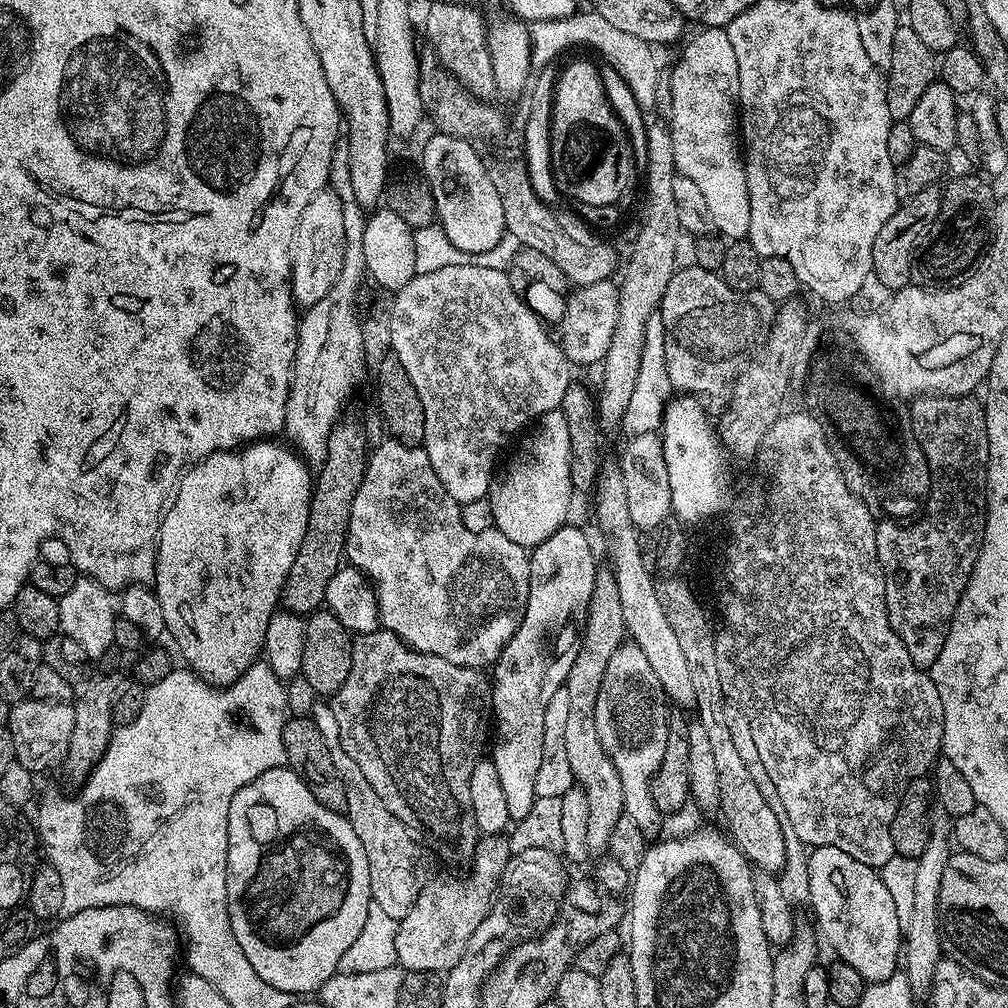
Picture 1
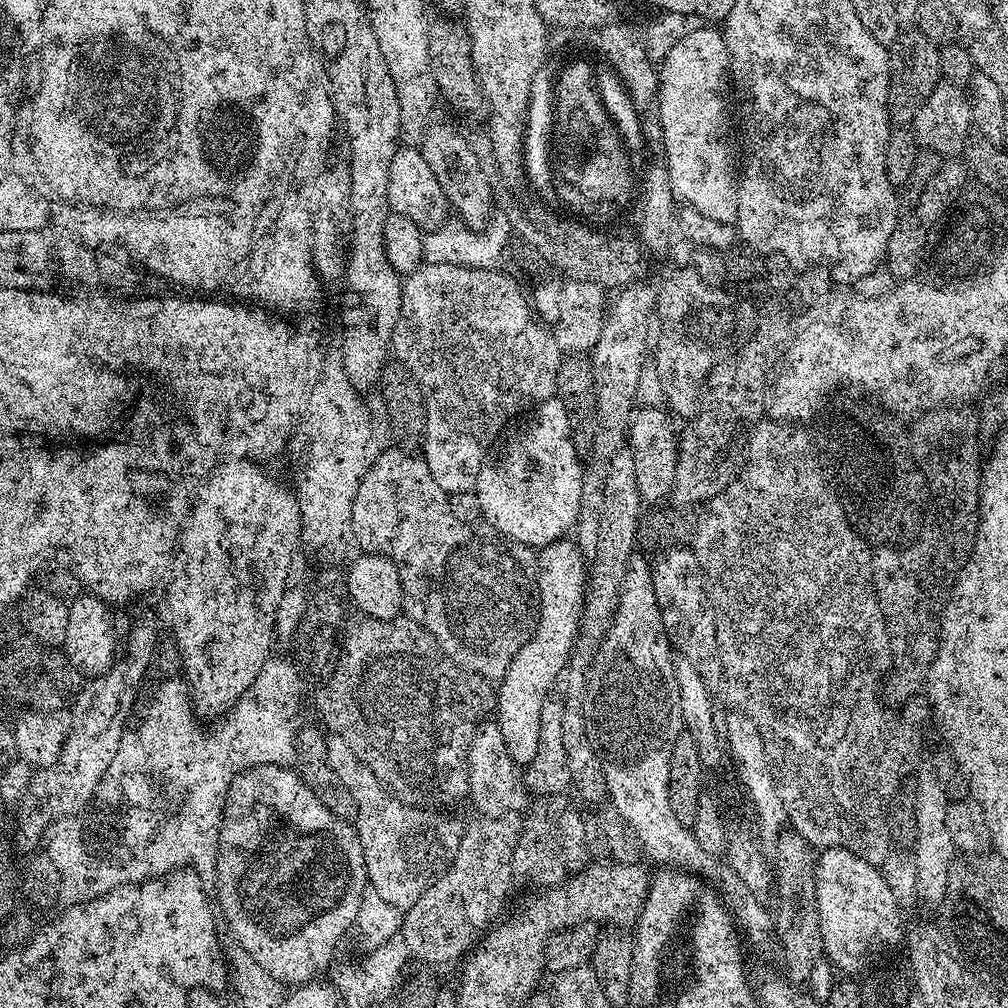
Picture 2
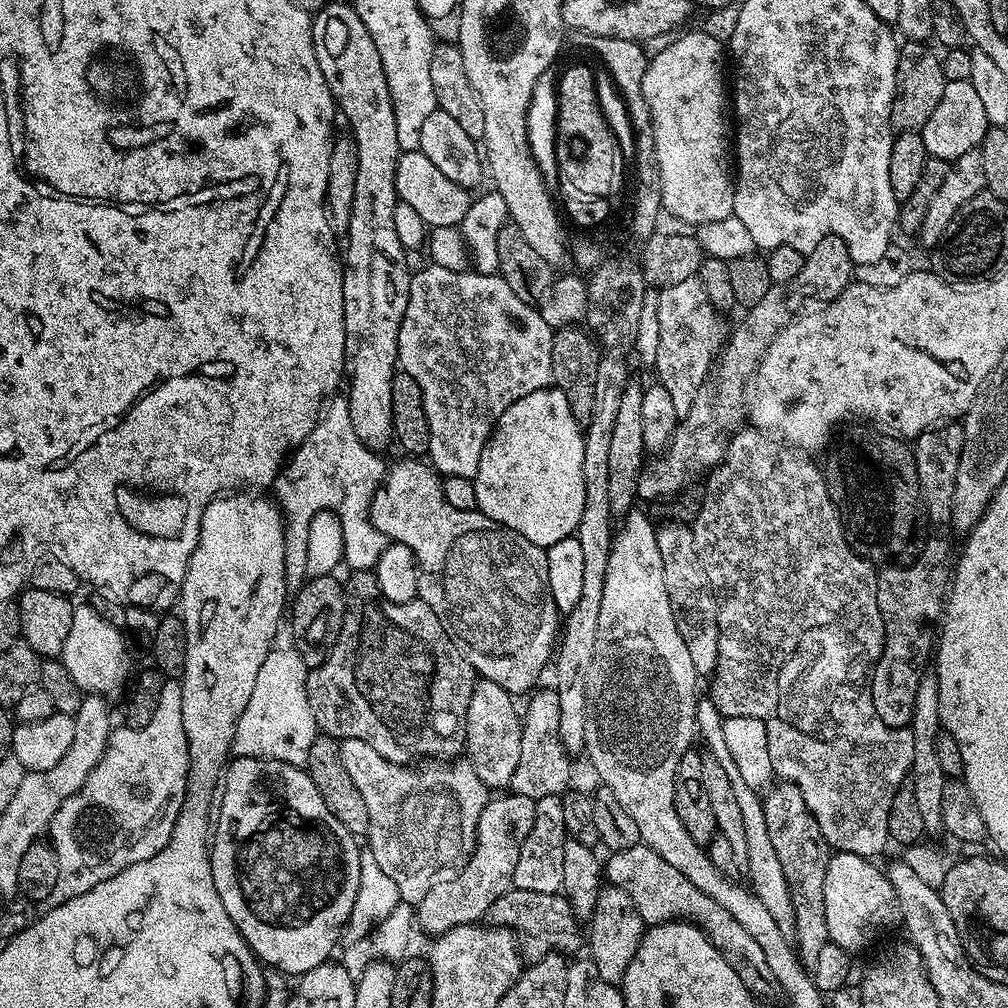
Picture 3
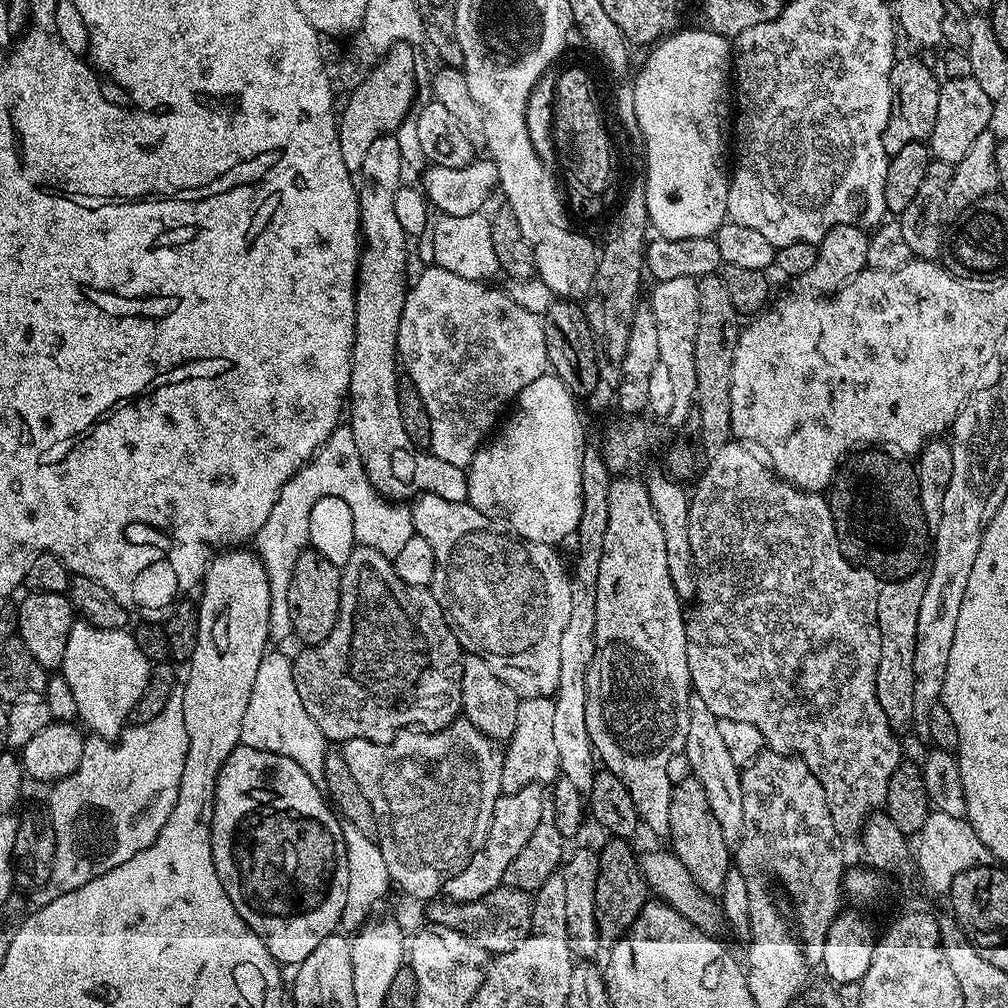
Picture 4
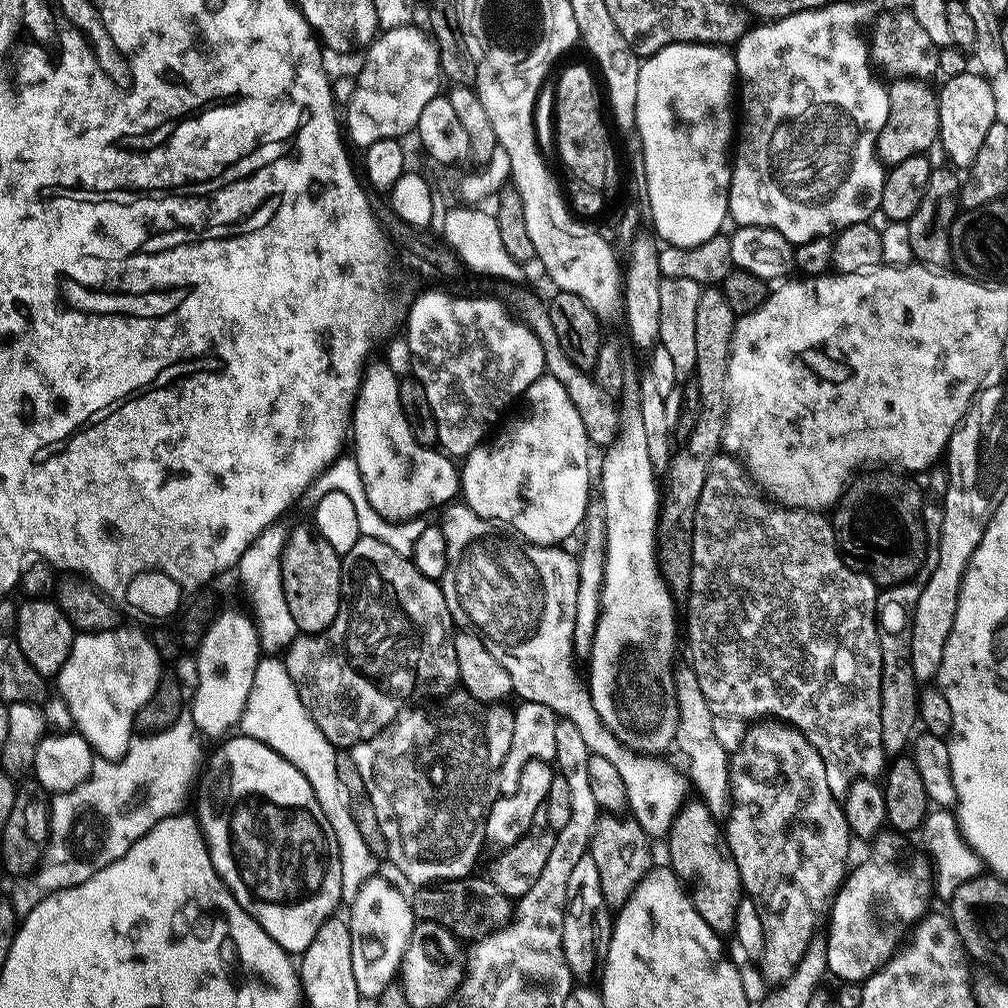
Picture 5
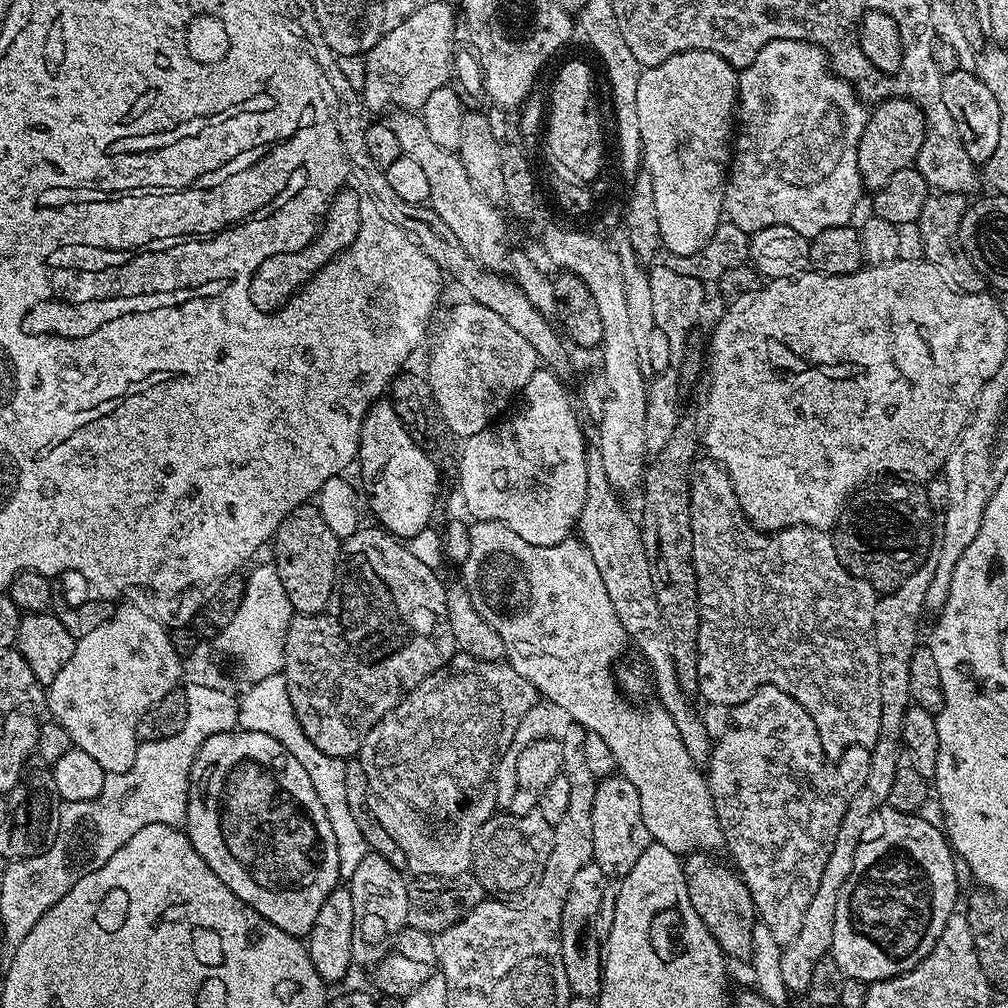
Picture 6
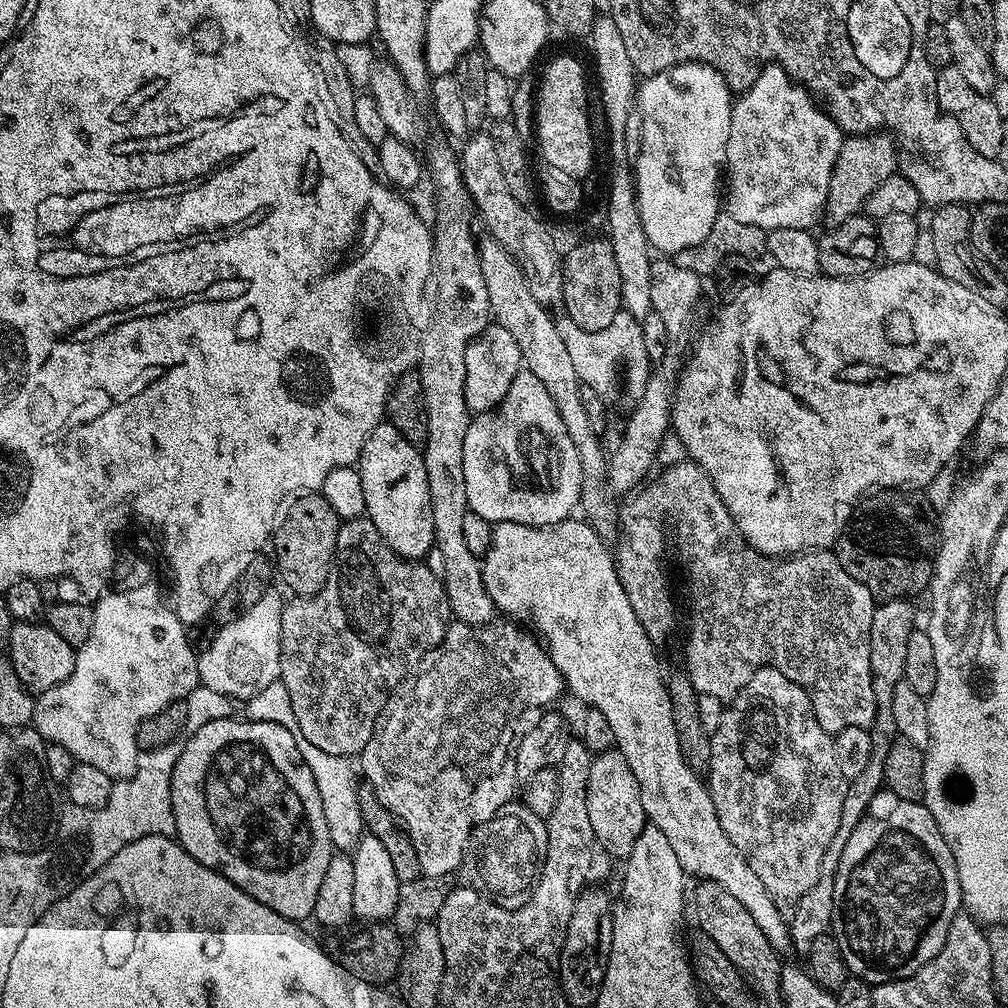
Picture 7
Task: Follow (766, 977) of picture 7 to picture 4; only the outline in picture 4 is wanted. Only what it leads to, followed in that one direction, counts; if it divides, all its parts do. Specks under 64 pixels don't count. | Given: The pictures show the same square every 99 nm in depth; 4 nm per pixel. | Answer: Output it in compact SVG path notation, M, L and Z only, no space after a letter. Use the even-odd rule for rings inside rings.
M691 774L685 776L685 780L675 781L670 798L667 834L667 839L672 840L670 850L682 862L682 866L690 870L690 878L698 882L702 891L719 894L724 890L726 874L730 867L730 840L725 836L722 826L718 826L714 810L710 810L710 801L706 799L706 790L702 790L702 782L698 782Z

